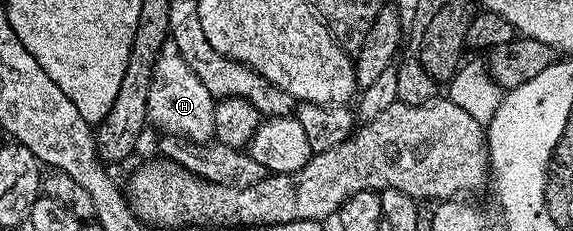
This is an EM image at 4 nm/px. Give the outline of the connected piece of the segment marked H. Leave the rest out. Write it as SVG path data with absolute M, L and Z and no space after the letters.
M174 44L162 46L162 54L154 68L148 91L149 124L162 129L163 134L171 137L183 137L186 141L205 143L214 137L214 106L216 98L200 83L200 78L192 72L192 67L184 63Z

